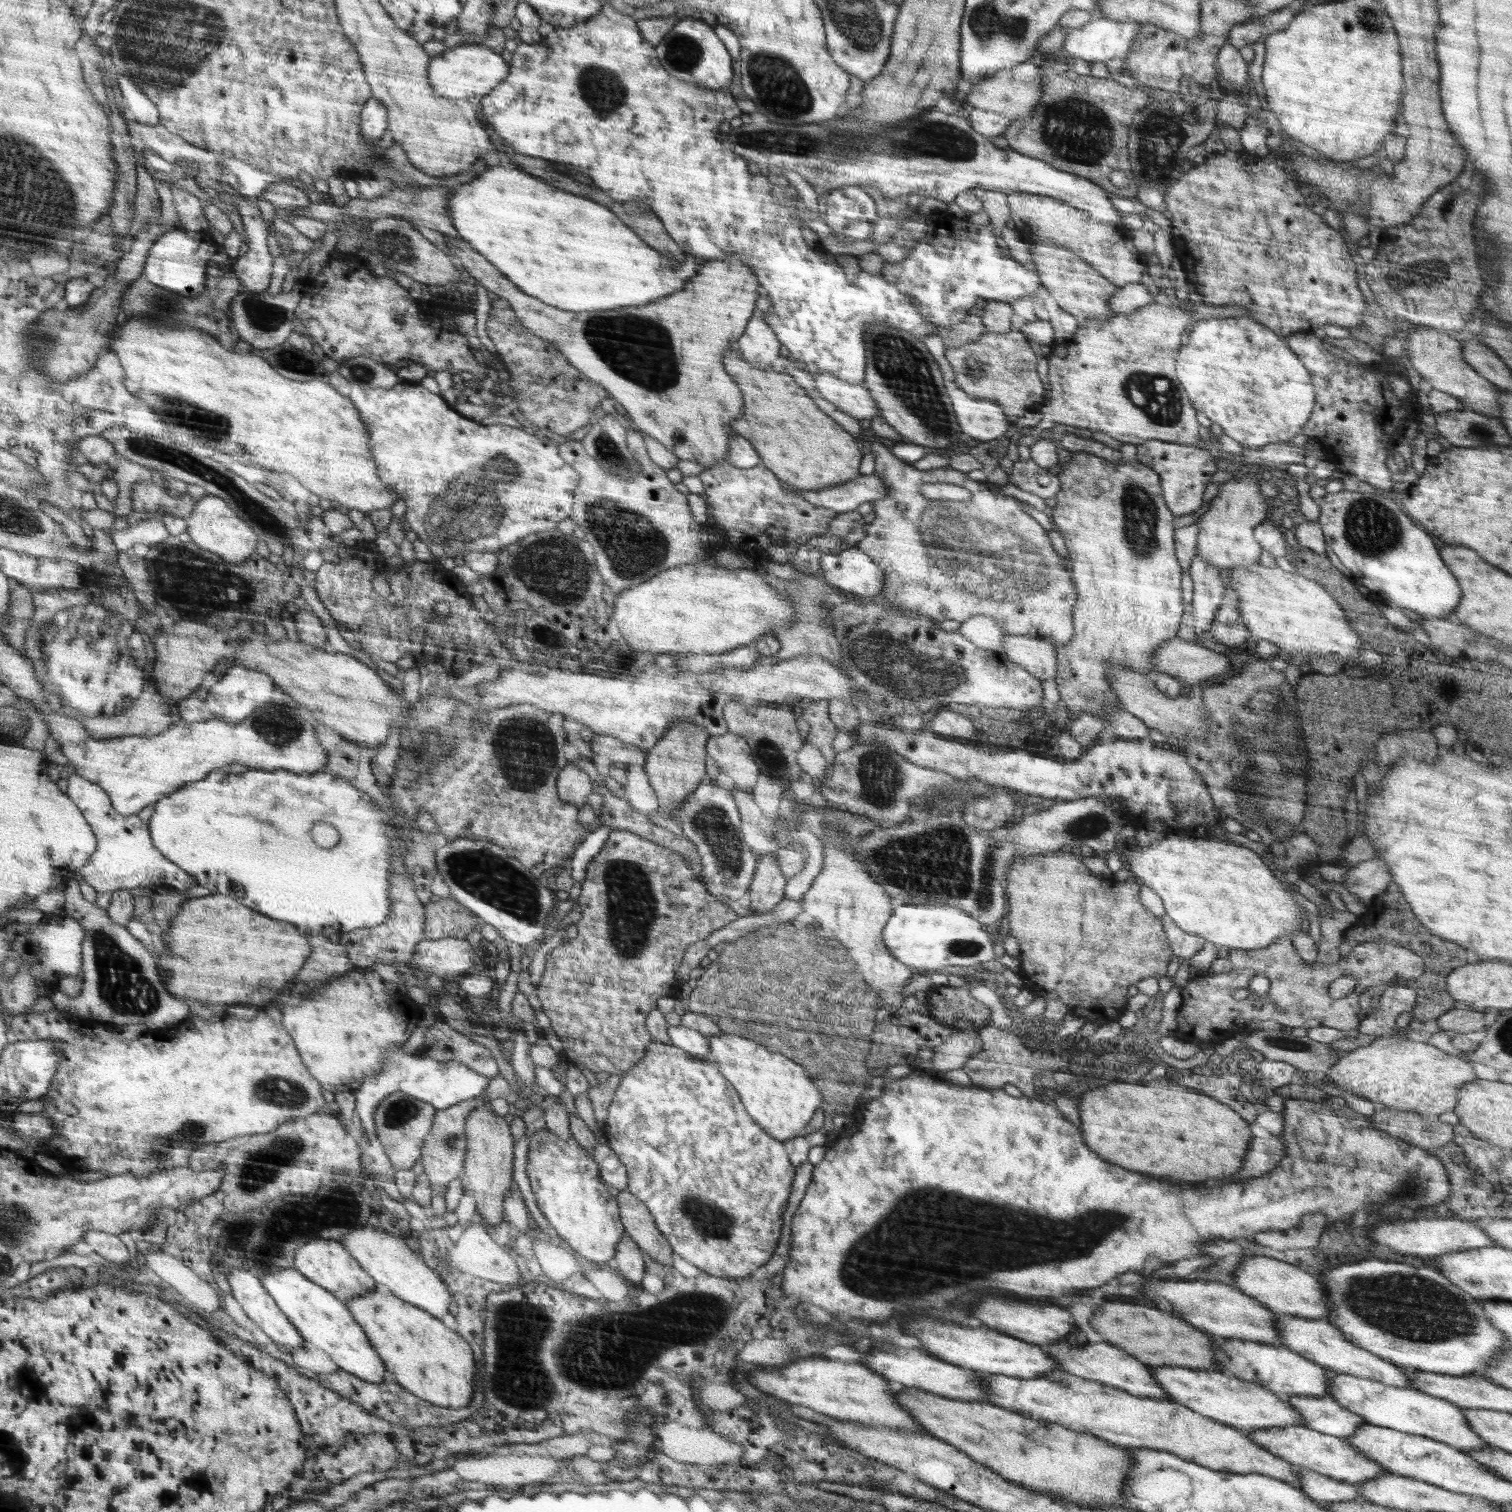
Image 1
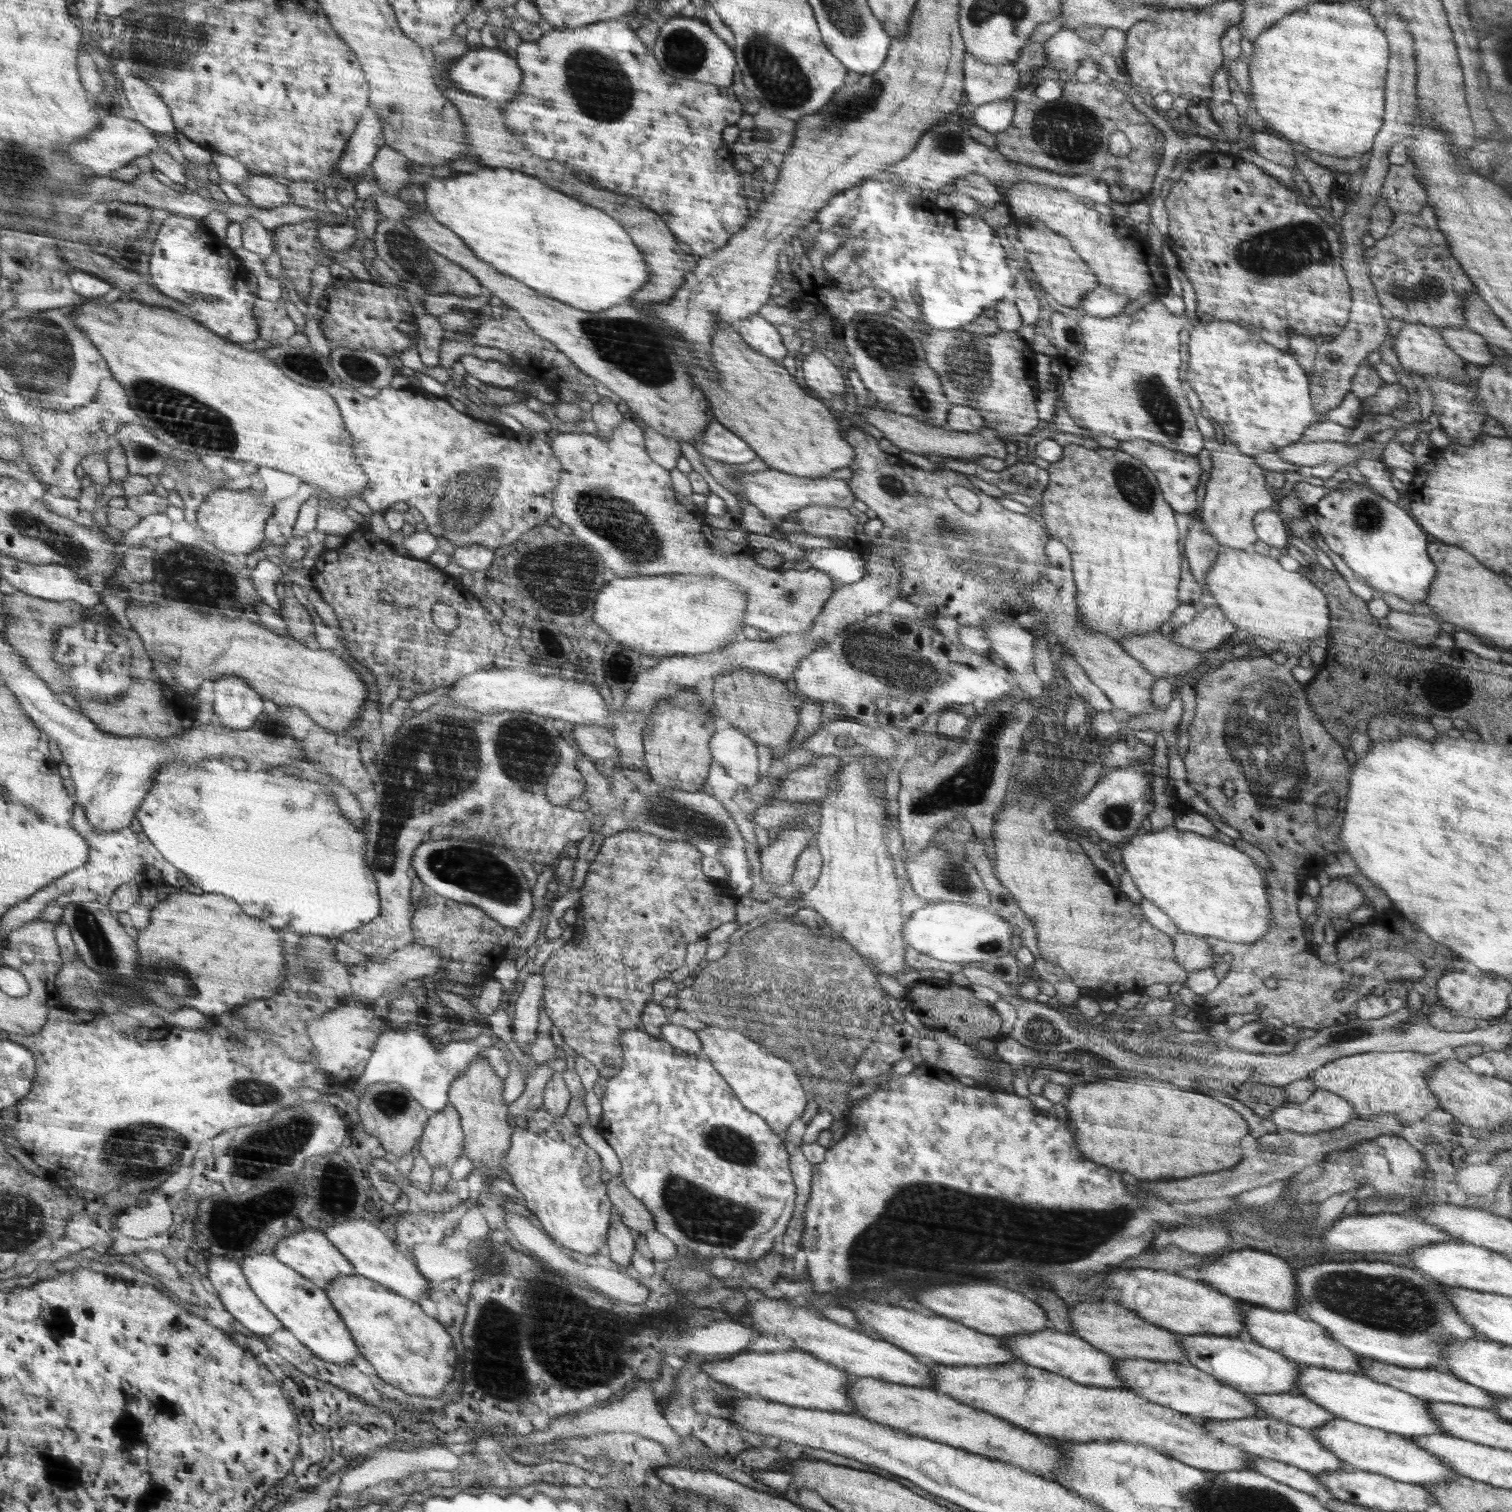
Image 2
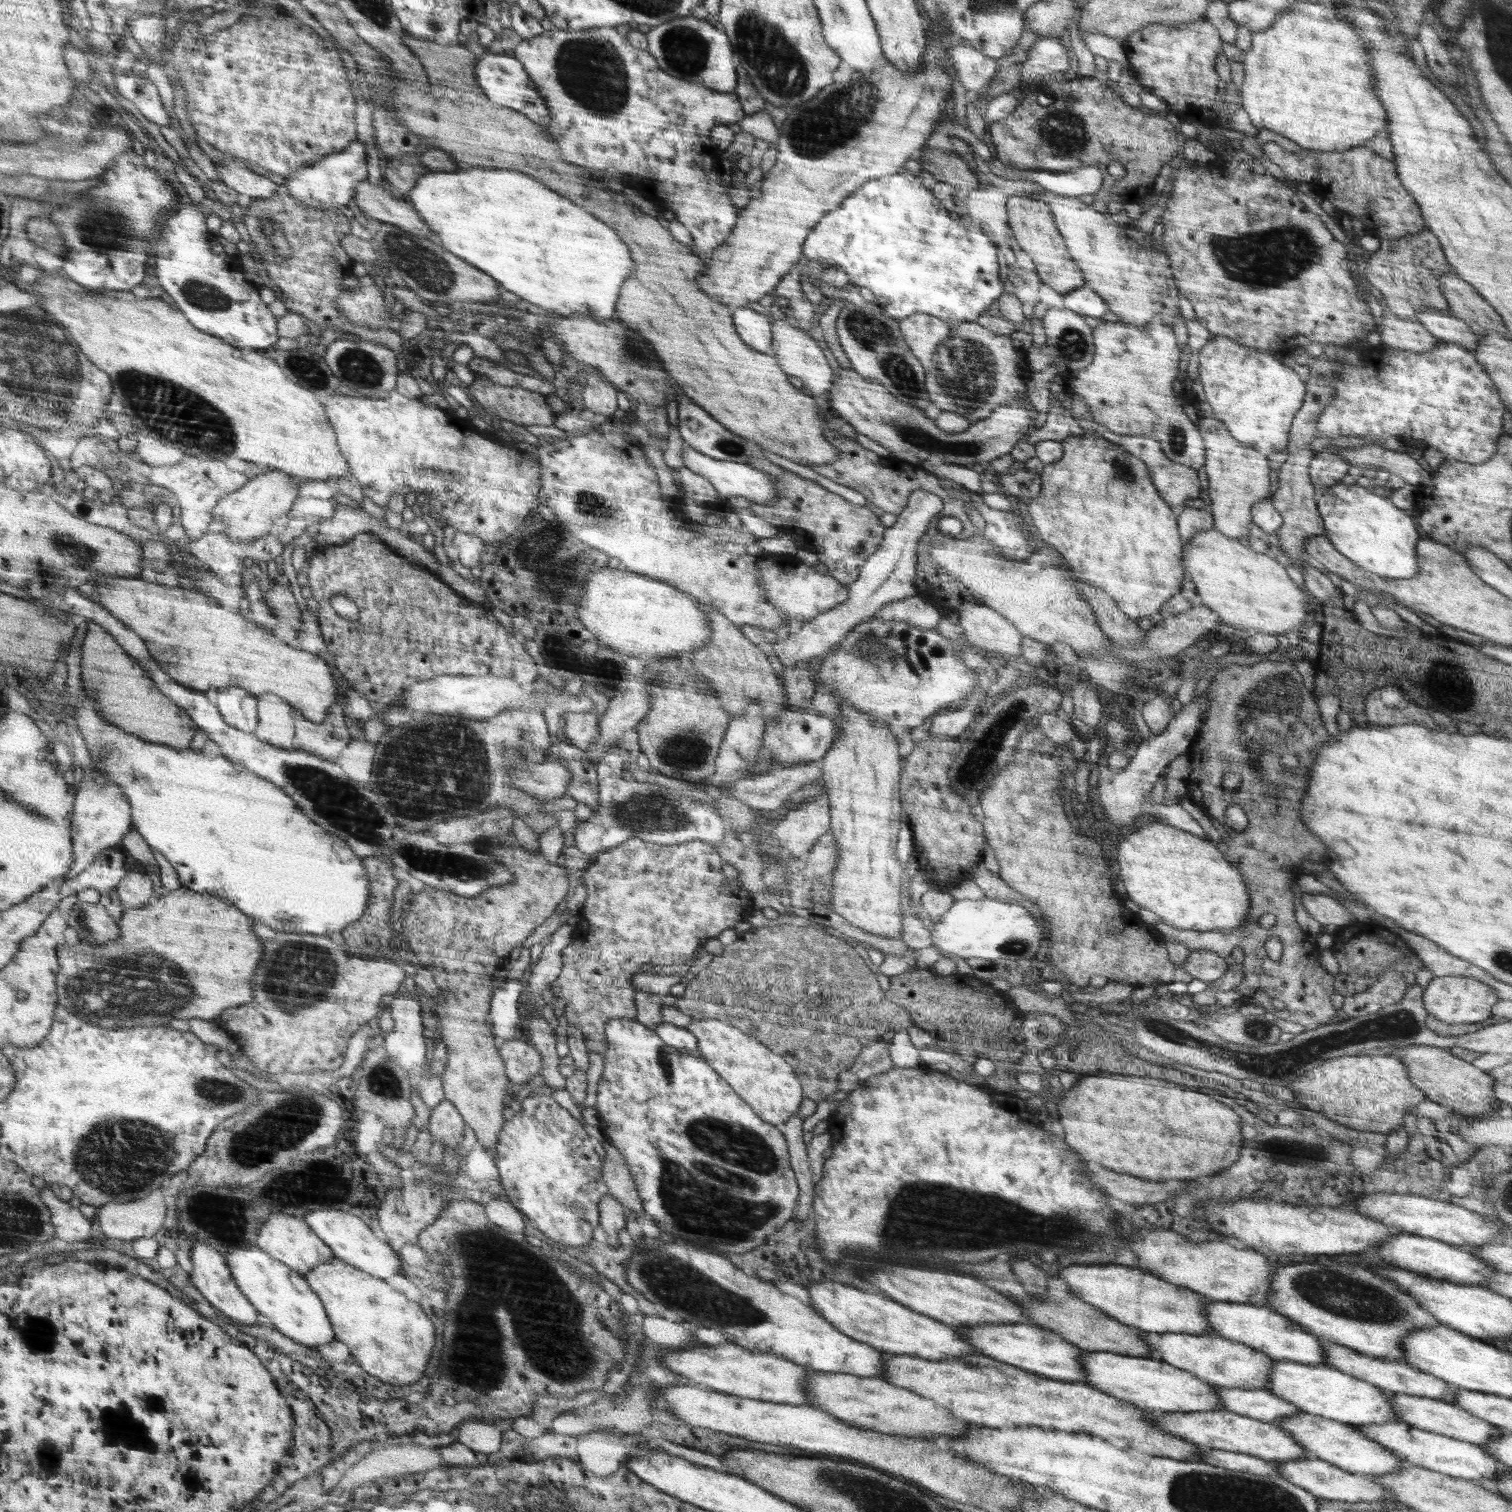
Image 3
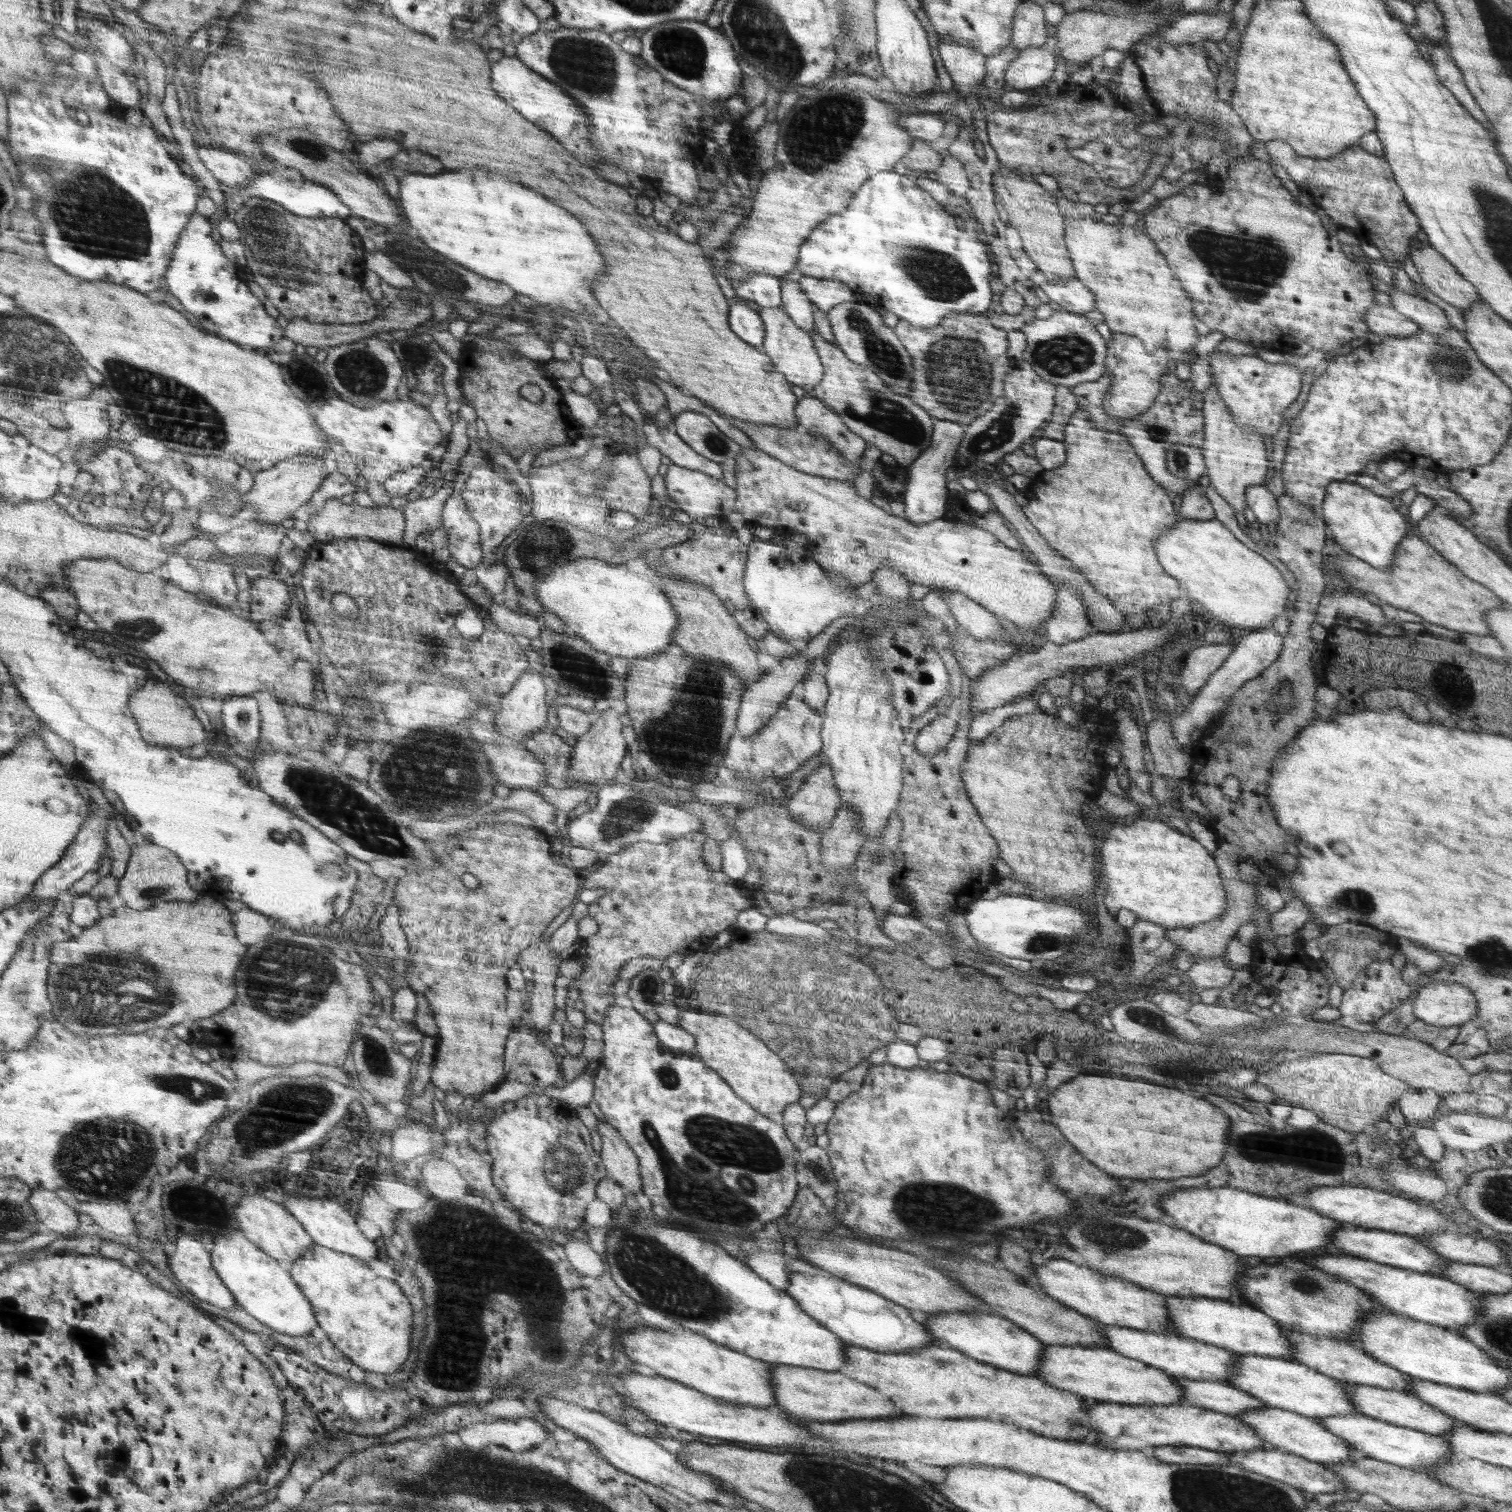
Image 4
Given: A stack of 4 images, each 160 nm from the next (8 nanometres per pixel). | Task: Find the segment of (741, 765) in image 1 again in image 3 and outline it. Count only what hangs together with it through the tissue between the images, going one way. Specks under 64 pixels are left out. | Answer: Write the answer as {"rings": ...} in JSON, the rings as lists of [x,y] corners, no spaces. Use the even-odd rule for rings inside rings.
{"rings":[[[750,705],[742,716],[736,716],[726,730],[724,743],[732,747],[740,756],[756,764],[761,739],[764,736],[765,724],[762,720],[761,706]]]}

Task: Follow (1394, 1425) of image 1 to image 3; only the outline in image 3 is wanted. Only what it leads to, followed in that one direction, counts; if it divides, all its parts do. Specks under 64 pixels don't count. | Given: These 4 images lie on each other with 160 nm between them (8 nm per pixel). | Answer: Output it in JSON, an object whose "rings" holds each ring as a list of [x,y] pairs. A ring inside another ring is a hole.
{"rings":[[[1274,1361],[1265,1389],[1291,1402],[1304,1413],[1329,1418],[1348,1425],[1376,1425],[1402,1422],[1393,1412],[1389,1398],[1393,1393],[1365,1380],[1344,1374],[1324,1364],[1307,1365],[1292,1361]]]}

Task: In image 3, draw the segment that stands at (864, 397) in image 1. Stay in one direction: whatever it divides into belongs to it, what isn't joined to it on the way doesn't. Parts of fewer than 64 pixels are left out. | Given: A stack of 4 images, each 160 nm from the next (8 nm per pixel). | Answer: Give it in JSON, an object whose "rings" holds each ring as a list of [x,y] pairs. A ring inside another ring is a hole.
{"rings":[[[775,320],[773,324],[774,342],[771,354],[778,356],[777,363],[786,374],[796,376],[803,382],[804,388],[816,396],[824,397],[833,386],[834,362],[818,346],[816,339],[799,329],[792,321]]]}

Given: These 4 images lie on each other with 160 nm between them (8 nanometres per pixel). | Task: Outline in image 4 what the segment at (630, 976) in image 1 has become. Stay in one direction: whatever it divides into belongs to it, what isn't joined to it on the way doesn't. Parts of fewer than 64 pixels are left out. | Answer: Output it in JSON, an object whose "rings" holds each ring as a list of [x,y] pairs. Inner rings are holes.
{"rings":[[[706,821],[702,832],[686,833],[677,839],[664,844],[636,842],[614,855],[608,855],[608,862],[594,872],[586,872],[583,879],[584,888],[604,888],[605,894],[588,905],[589,914],[599,926],[598,932],[586,940],[583,946],[575,951],[572,959],[582,966],[580,976],[572,983],[578,986],[584,1002],[582,1012],[588,1021],[601,1024],[607,1016],[610,1007],[616,1005],[615,997],[609,993],[609,988],[618,978],[618,971],[629,960],[651,956],[664,960],[670,954],[693,954],[709,949],[708,938],[724,932],[726,926],[736,922],[736,916],[750,908],[750,900],[742,896],[734,886],[722,882],[730,880],[720,868],[712,870],[702,858],[702,845],[708,835],[715,829],[715,821]]]}

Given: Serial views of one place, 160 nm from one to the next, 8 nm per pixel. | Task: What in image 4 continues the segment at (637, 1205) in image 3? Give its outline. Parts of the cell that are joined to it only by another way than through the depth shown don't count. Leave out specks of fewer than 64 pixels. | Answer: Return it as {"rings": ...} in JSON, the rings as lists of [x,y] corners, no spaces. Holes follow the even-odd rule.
{"rings":[[[599,1121],[597,1127],[602,1139],[602,1162],[606,1164],[608,1176],[626,1193],[637,1196],[643,1188],[640,1184],[644,1183],[640,1182],[636,1152],[632,1152],[633,1148],[618,1134],[617,1127],[608,1121]]]}

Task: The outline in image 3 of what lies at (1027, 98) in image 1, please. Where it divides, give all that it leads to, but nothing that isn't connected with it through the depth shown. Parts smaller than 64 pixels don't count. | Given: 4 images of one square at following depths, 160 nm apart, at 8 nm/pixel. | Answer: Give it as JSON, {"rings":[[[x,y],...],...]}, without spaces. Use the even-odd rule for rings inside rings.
{"rings":[[[968,44],[957,45],[948,50],[948,57],[957,67],[958,80],[963,84],[971,98],[980,96],[998,69],[997,59],[982,54]]]}

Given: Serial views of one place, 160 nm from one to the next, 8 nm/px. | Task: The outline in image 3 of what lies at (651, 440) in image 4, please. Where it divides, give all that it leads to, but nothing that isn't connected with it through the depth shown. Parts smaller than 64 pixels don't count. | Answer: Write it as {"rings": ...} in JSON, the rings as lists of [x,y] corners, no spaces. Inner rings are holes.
{"rings":[[[688,446],[682,447],[682,461],[692,472],[709,480],[716,492],[723,497],[744,496],[750,502],[760,505],[772,504],[777,499],[779,492],[775,488],[775,480],[746,463],[716,460]]]}

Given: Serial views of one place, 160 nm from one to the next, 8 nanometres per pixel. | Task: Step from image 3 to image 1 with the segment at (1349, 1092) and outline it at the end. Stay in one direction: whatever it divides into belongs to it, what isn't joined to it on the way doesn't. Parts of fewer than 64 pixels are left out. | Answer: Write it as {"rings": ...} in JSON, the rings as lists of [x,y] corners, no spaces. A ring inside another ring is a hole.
{"rings":[[[1398,1032],[1390,1035],[1376,1037],[1365,1046],[1357,1047],[1340,1057],[1328,1070],[1327,1082],[1342,1090],[1375,1102],[1377,1107],[1410,1110],[1437,1119],[1442,1113],[1453,1111],[1457,1103],[1458,1089],[1467,1082],[1476,1079],[1474,1069],[1463,1059],[1456,1055],[1449,1055],[1445,1051],[1421,1041],[1410,1040]]]}

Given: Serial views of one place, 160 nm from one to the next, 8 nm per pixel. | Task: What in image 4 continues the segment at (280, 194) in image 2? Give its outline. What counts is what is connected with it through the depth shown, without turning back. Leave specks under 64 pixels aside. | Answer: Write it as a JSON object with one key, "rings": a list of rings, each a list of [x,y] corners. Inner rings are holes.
{"rings":[[[213,144],[198,148],[198,151],[215,178],[234,189],[242,190],[244,184],[248,184],[256,176],[246,155]]]}

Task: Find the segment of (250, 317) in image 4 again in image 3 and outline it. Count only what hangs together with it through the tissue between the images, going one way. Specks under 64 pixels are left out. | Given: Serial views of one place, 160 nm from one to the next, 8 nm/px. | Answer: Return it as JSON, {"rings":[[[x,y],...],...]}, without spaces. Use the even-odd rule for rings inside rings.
{"rings":[[[198,206],[180,208],[177,214],[170,218],[161,238],[157,244],[157,276],[161,286],[172,294],[175,302],[180,304],[180,309],[192,320],[200,330],[210,334],[218,334],[220,338],[230,340],[234,346],[242,348],[264,349],[275,344],[279,338],[277,333],[277,319],[269,310],[268,305],[260,300],[260,294],[250,282],[244,280],[240,256],[228,254],[224,246],[218,242],[220,234],[209,229],[209,214],[202,212]]]}

